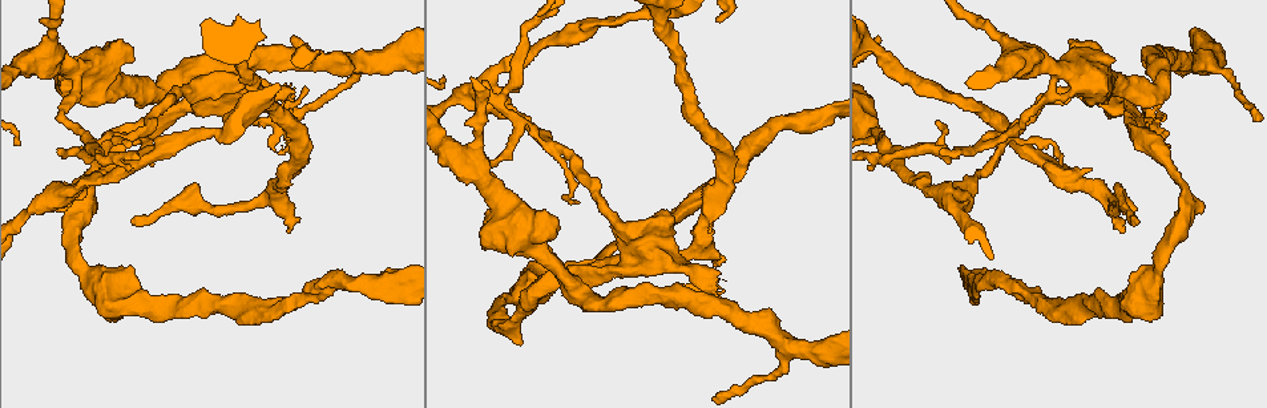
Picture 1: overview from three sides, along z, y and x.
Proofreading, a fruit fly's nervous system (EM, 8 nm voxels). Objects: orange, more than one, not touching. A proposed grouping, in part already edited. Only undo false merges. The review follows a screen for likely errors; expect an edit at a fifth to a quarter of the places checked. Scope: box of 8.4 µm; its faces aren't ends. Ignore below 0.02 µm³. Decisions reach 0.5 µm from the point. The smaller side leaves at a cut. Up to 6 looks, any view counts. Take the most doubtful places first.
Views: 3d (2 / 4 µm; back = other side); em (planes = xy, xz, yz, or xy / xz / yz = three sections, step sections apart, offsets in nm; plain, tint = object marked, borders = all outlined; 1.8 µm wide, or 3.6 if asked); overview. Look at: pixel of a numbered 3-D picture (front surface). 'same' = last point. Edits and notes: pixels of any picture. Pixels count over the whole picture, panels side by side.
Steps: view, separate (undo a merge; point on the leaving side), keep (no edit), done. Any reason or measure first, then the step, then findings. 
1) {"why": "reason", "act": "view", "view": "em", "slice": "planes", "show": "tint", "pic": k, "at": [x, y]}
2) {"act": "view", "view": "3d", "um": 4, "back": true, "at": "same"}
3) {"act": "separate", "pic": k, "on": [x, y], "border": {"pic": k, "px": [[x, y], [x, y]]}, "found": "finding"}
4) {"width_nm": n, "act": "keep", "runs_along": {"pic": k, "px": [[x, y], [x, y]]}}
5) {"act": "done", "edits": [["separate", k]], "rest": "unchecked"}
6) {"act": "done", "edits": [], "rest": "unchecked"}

{"why": "thick turns thin", "act": "view", "view": "em", "slice": "planes", "show": "tint", "pic": 1, "at": [953, 192]}

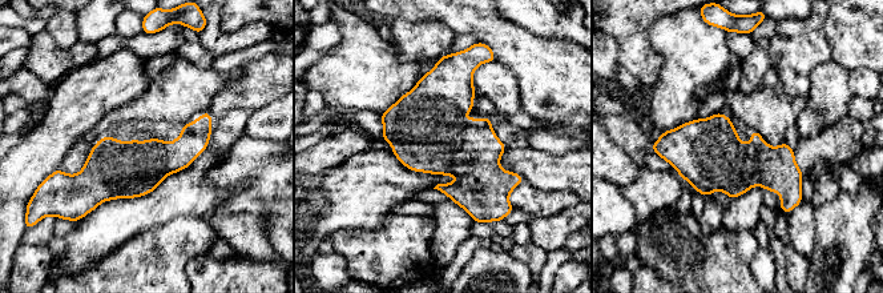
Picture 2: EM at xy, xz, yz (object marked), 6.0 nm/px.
{"act": "keep", "found": "one neuron here"}

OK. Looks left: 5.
{"why": "narrows sharply", "act": "view", "view": "3d", "um": 2, "pic": 1, "at": [285, 104]}

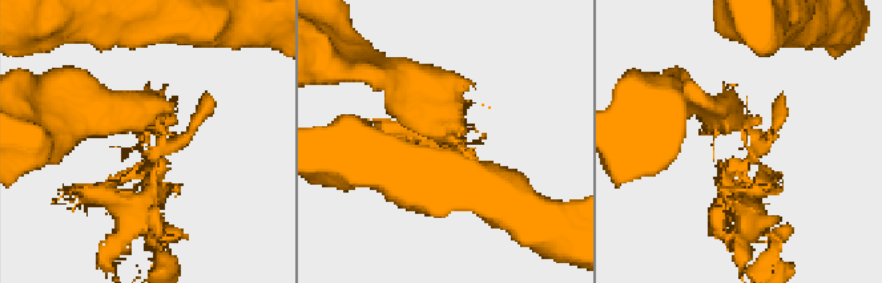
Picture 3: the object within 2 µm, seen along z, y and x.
{"why": "shape alone is not enough", "act": "view", "view": "em", "slice": "planes", "show": "tint", "pic": 3, "at": [153, 147]}

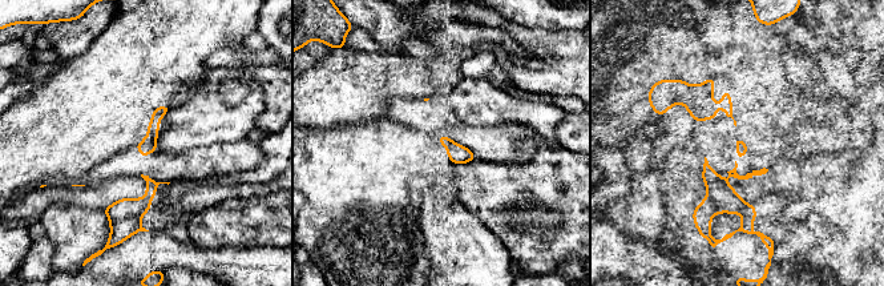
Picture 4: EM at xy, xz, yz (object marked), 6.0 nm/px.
{"act": "keep", "runs_along": {"pic": 4, "px": [[739, 144], [725, 193], [746, 221]]}, "found": "all the same neuron"}

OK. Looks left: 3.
{"why": "thick turns thin", "act": "view", "view": "em", "slice": "planes", "show": "plain", "pic": 1, "at": [76, 69]}

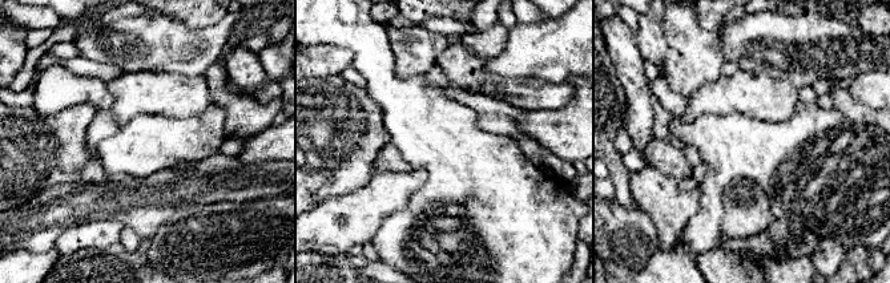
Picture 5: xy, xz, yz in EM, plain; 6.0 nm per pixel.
{"act": "view", "view": "em", "slice": "planes", "show": "tint", "at": "same"}

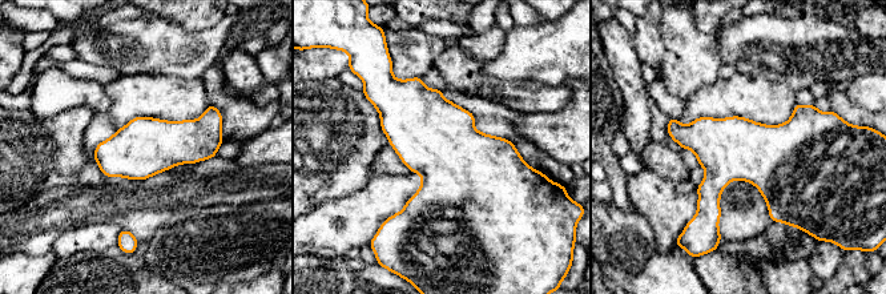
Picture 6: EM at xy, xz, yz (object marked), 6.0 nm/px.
{"act": "keep", "found": "one neuron here"}

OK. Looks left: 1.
{"act": "done", "edits": [], "rest": "unchecked"}

